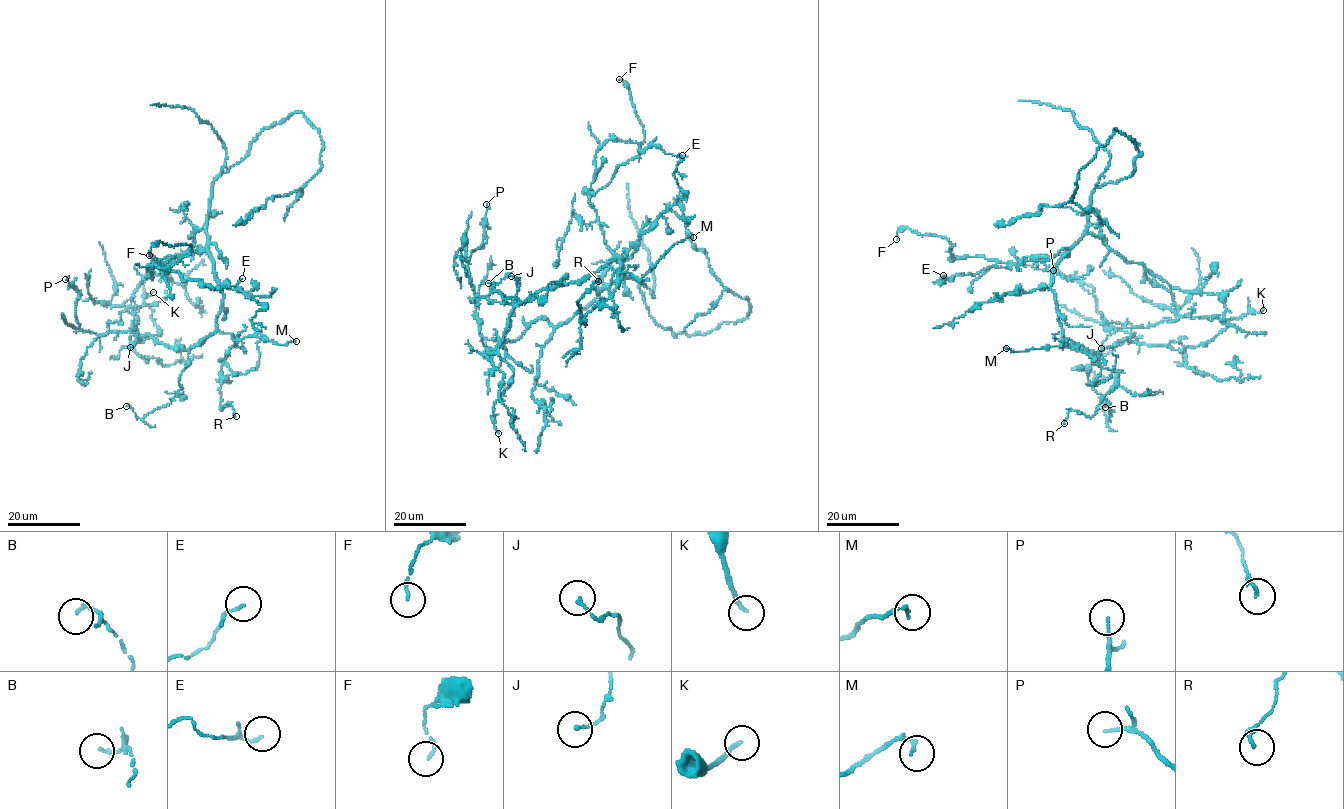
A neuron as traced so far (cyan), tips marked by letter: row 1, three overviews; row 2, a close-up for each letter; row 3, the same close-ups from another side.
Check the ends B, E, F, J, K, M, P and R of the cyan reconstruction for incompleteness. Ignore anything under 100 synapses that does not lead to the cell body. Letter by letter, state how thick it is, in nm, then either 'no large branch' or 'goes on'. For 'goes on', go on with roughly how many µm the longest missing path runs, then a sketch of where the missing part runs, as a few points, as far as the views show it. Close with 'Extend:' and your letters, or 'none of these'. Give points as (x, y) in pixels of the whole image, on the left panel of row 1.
B: calibre 120 nm; no large branch
E: calibre 110 nm; no large branch
F: calibre 110 nm; no large branch
J: calibre 120 nm; no large branch
K: calibre 170 nm; no large branch
M: calibre 160 nm; no large branch
P: calibre 110 nm; no large branch
R: calibre 170 nm; no large branch
Extend: none of these

